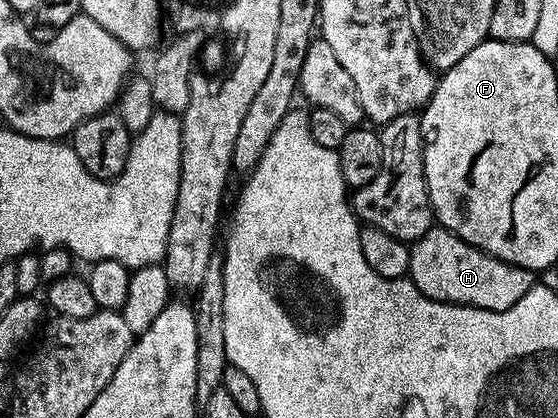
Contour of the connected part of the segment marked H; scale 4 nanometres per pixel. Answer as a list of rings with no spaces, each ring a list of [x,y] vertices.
[[[432,227],[413,242],[410,250],[409,280],[429,299],[445,301],[449,305],[472,305],[475,309],[505,311],[513,307],[521,295],[528,293],[537,281],[532,270],[490,257],[442,227]]]

